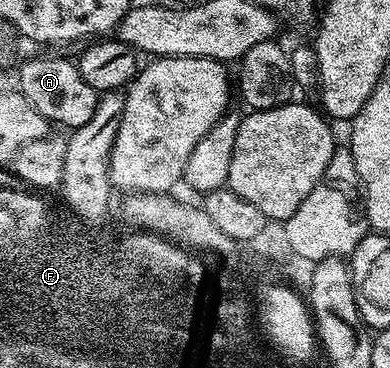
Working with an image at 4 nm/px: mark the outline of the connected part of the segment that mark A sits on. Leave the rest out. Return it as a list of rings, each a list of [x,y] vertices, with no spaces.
[[[36,55],[33,59],[28,59],[20,67],[20,84],[18,90],[20,94],[42,113],[42,117],[48,119],[49,124],[61,123],[67,129],[84,127],[90,117],[94,117],[94,109],[100,104],[100,95],[90,85],[86,85],[86,80],[82,78],[79,66],[68,59],[63,59],[60,55]]]

